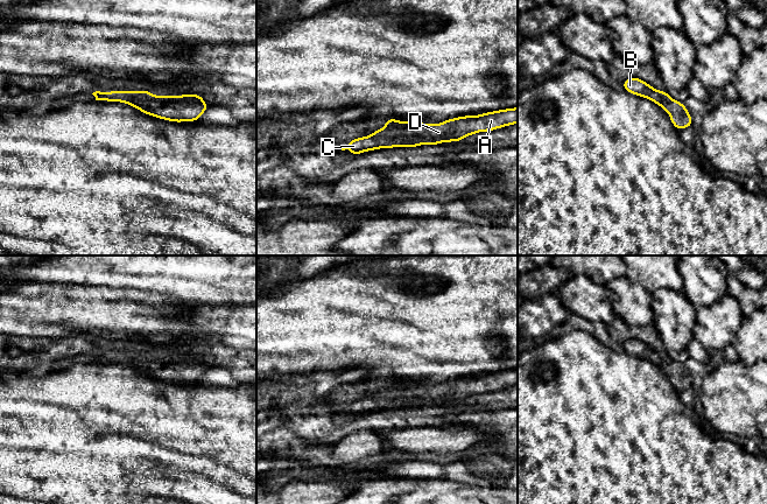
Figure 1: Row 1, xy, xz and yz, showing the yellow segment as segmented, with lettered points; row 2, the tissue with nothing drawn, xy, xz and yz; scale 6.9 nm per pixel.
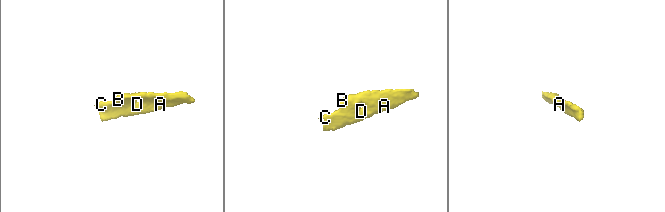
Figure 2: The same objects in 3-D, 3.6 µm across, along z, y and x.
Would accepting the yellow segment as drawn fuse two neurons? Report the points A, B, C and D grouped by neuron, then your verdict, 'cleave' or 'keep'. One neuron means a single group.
A B C D; keep

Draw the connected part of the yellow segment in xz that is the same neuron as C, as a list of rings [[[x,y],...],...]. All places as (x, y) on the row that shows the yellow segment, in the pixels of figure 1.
[[[518,107],[463,116],[444,120],[438,125],[417,121],[386,119],[386,126],[368,136],[352,139],[342,150],[350,149],[353,156],[363,152],[394,147],[421,147],[442,142],[460,142],[467,135],[494,131],[518,124]]]

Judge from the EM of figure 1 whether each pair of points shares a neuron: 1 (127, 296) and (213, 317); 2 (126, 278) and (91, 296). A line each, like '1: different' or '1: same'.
1: different
2: different

